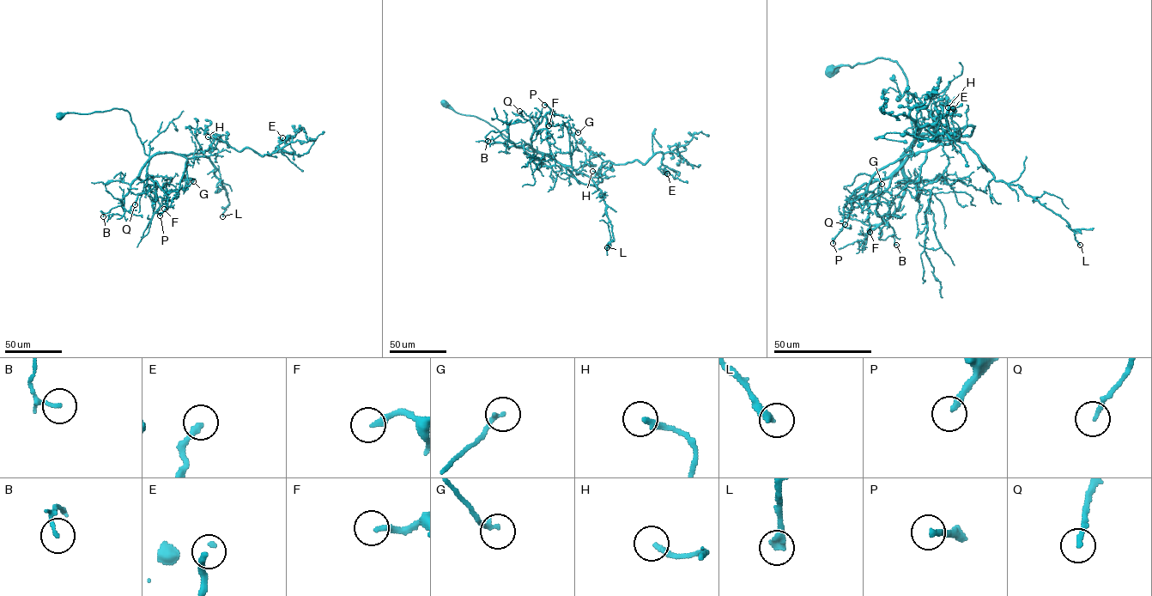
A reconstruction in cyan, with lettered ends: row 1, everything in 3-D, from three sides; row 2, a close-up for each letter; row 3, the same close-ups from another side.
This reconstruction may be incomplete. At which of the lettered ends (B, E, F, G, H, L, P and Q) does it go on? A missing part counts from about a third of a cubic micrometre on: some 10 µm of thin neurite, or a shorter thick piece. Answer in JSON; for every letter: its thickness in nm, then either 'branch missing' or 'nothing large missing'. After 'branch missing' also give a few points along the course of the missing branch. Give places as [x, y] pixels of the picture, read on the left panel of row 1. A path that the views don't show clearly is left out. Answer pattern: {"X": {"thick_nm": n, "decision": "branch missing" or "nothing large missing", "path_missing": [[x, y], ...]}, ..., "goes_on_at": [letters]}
{"B": {"thick_nm": 100, "decision": "nothing large missing"}, "E": {"thick_nm": 260, "decision": "branch missing"}, "F": {"thick_nm": 240, "decision": "nothing large missing"}, "G": {"thick_nm": 200, "decision": "nothing large missing"}, "H": {"thick_nm": 240, "decision": "branch missing"}, "L": {"thick_nm": 260, "decision": "nothing large missing"}, "P": {"thick_nm": 240, "decision": "branch missing"}, "Q": {"thick_nm": 200, "decision": "nothing large missing"}, "goes_on_at": ["E", "H", "P"]}

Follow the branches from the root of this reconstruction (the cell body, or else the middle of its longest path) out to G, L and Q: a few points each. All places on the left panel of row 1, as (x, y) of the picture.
G: (60, 115), (126, 110), (144, 152), (184, 155), (179, 186), (184, 189), (193, 181)
L: (60, 115), (123, 109), (130, 113), (146, 154), (208, 156), (227, 193), (229, 203), (222, 216)
Q: (60, 115), (113, 108), (129, 112), (144, 152), (149, 156), (148, 190), (138, 195), (135, 204)

